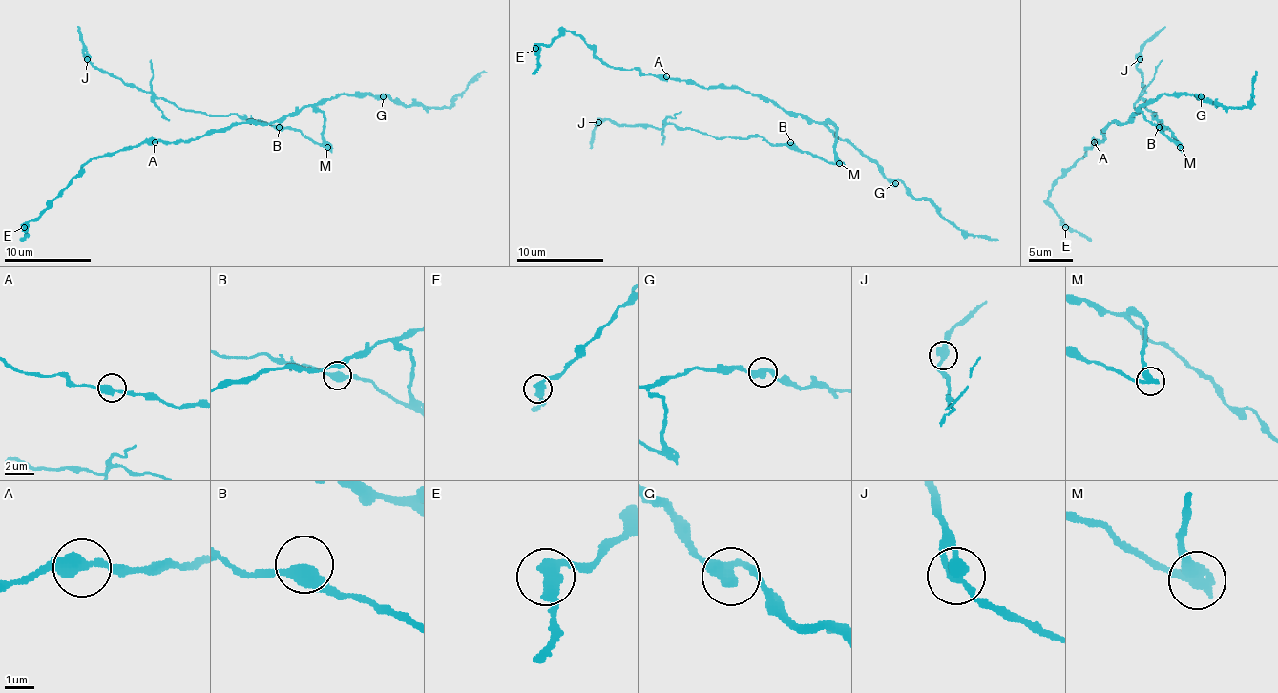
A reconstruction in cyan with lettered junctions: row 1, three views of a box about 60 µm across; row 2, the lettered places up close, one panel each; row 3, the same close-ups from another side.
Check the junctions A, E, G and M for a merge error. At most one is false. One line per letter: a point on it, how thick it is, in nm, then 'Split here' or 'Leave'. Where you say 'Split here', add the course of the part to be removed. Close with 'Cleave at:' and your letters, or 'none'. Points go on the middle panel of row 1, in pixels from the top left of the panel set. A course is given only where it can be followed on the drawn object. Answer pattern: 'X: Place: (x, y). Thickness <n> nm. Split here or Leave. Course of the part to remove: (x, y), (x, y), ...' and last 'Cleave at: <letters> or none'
A: Place: (666, 76). Thickness 400 nm. Leave
E: Place: (535, 48). Thickness 400 nm. Leave
G: Place: (895, 183). Thickness 380 nm. Leave
M: Place: (839, 163). Thickness 400 nm. Split here. Course of the part to remove: (839, 163), (768, 144), (758, 136), (719, 137), (668, 124), (662, 129), (620, 127), (603, 120), (590, 148)
Cleave at: M

